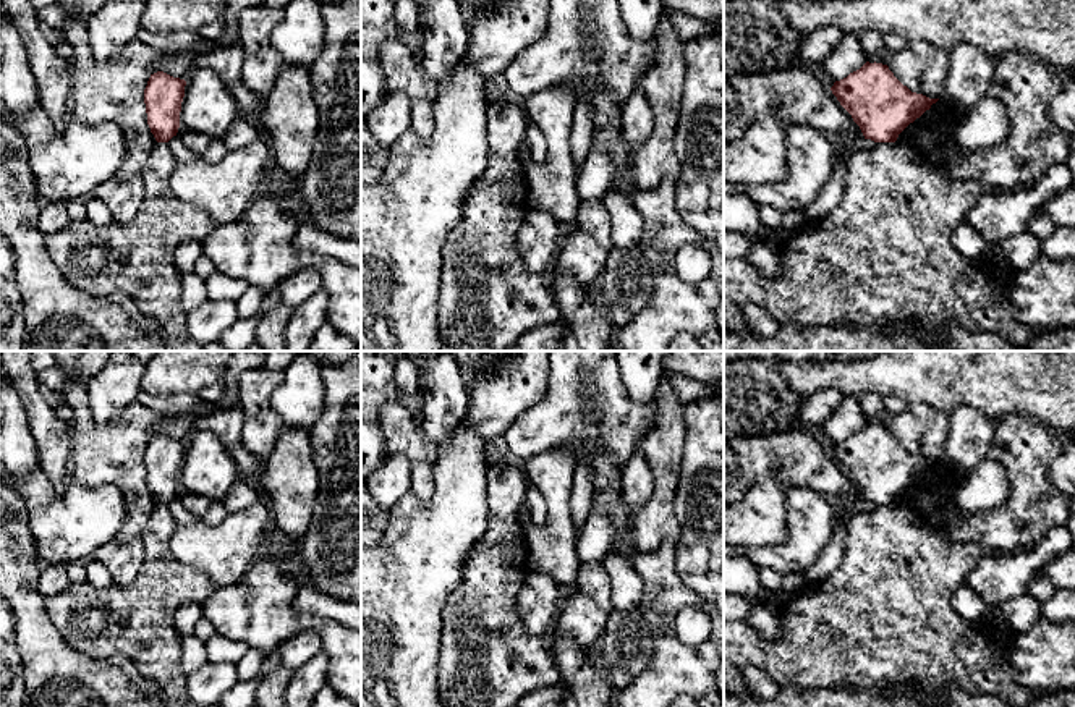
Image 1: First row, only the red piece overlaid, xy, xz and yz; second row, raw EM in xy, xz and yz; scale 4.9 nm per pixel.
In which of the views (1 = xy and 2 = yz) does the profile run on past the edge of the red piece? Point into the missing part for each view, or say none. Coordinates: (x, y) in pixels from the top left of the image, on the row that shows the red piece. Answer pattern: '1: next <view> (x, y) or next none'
1: next none
2: next none

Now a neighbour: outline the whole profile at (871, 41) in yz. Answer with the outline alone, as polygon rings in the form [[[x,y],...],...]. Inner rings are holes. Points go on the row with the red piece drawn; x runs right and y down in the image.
[[[871,29],[863,31],[863,32],[858,32],[858,36],[860,36],[860,40],[866,55],[873,55],[884,47],[882,34],[876,31],[871,31]]]

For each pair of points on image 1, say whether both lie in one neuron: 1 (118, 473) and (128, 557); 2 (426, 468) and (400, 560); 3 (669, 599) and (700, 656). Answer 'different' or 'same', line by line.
1: same
2: different
3: same

